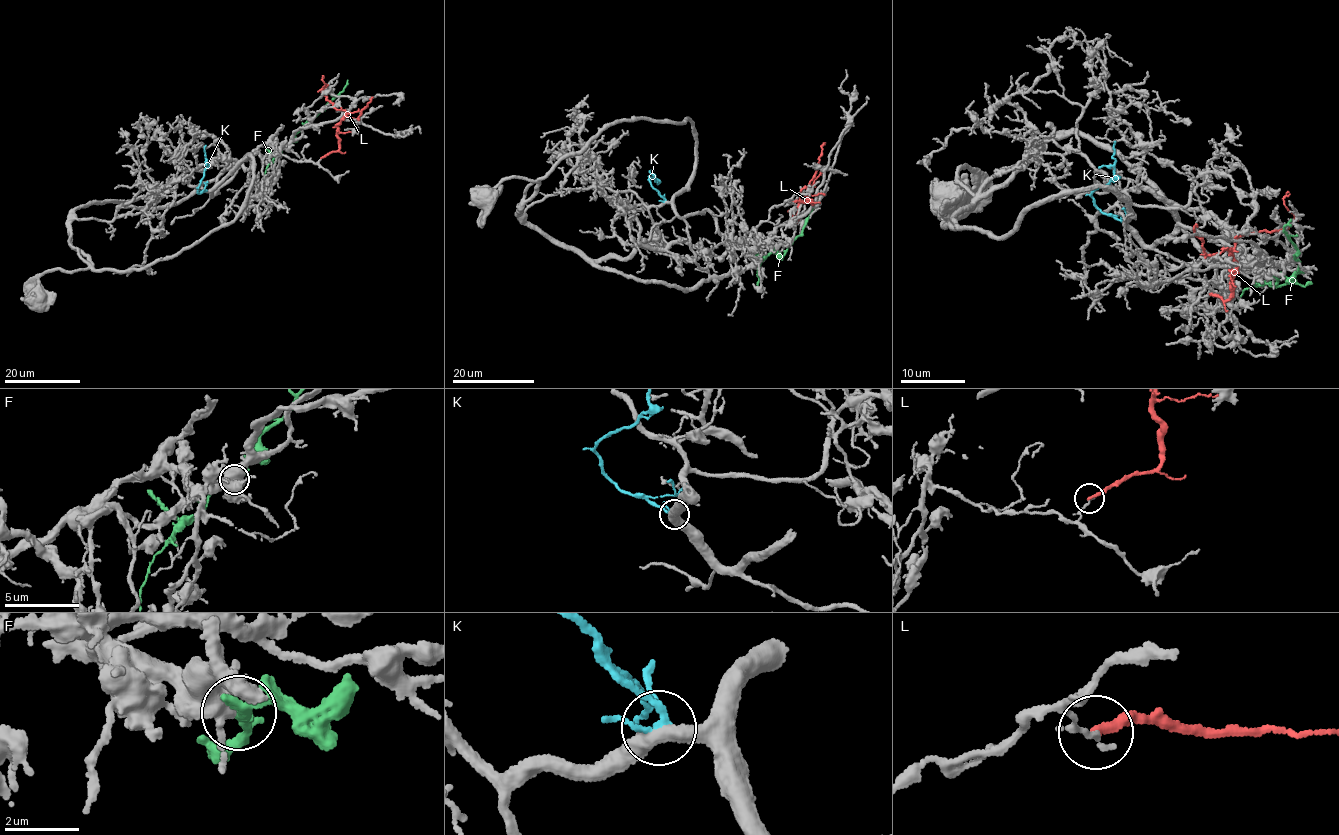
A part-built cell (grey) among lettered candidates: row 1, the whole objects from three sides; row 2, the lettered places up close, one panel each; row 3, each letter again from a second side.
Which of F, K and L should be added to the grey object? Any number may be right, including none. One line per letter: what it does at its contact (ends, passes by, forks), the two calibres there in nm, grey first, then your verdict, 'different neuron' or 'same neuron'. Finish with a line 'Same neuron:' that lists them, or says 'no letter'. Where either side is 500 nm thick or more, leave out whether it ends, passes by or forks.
F: it forks; calibres 440 and 220 nm; different neuron
K: it passes by; calibres 380 and 160 nm; different neuron
L: it ends; calibres 150 and 200 nm; different neuron
Same neuron: no letter

